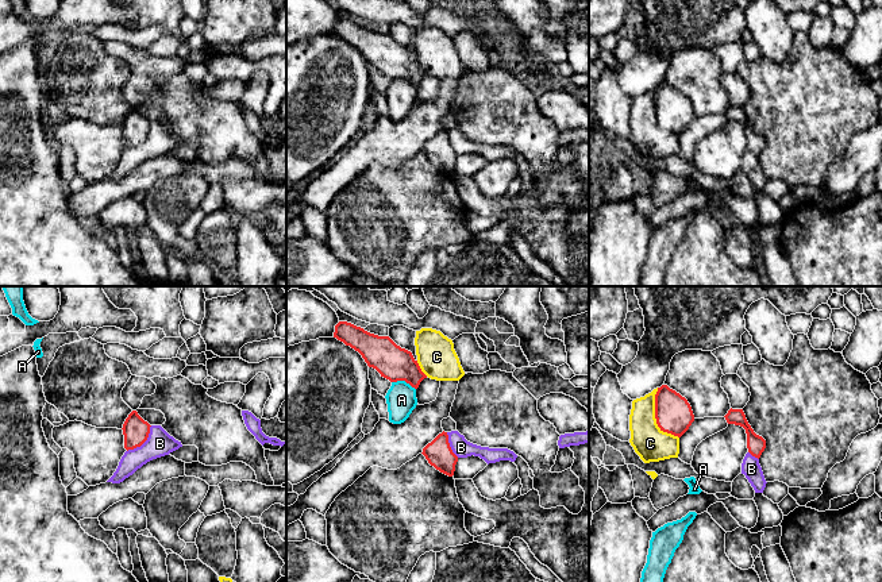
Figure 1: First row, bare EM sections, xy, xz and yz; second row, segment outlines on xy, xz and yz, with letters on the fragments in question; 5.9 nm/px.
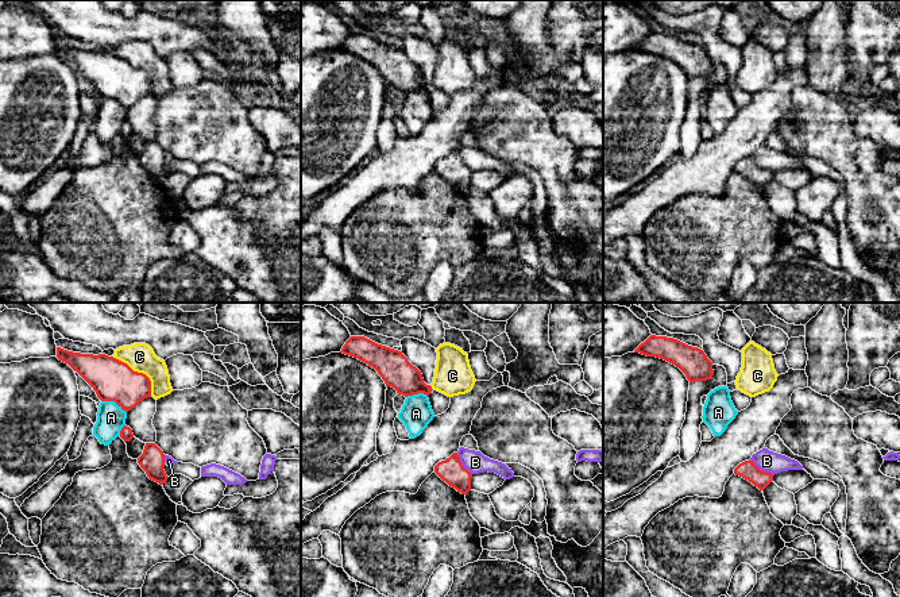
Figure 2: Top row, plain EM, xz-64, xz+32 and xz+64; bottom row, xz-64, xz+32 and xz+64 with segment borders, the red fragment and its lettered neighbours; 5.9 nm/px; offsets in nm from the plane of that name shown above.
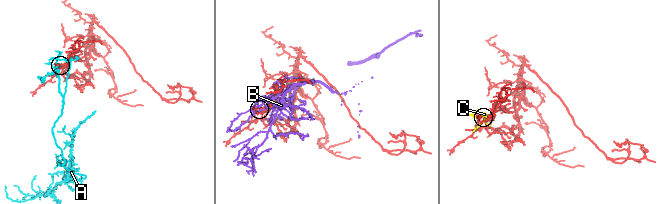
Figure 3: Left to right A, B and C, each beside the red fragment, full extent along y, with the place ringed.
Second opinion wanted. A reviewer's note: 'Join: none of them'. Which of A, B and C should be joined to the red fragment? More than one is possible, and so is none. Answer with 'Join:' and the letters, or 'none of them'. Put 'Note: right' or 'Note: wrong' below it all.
Join: none of them
Note: right

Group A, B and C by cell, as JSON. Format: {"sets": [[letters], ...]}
{"sets": [["A"], ["B"], ["C"]]}

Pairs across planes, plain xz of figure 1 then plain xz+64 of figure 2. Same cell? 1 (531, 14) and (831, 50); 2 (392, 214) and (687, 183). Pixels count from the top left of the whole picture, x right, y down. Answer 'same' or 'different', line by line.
1: same
2: different

